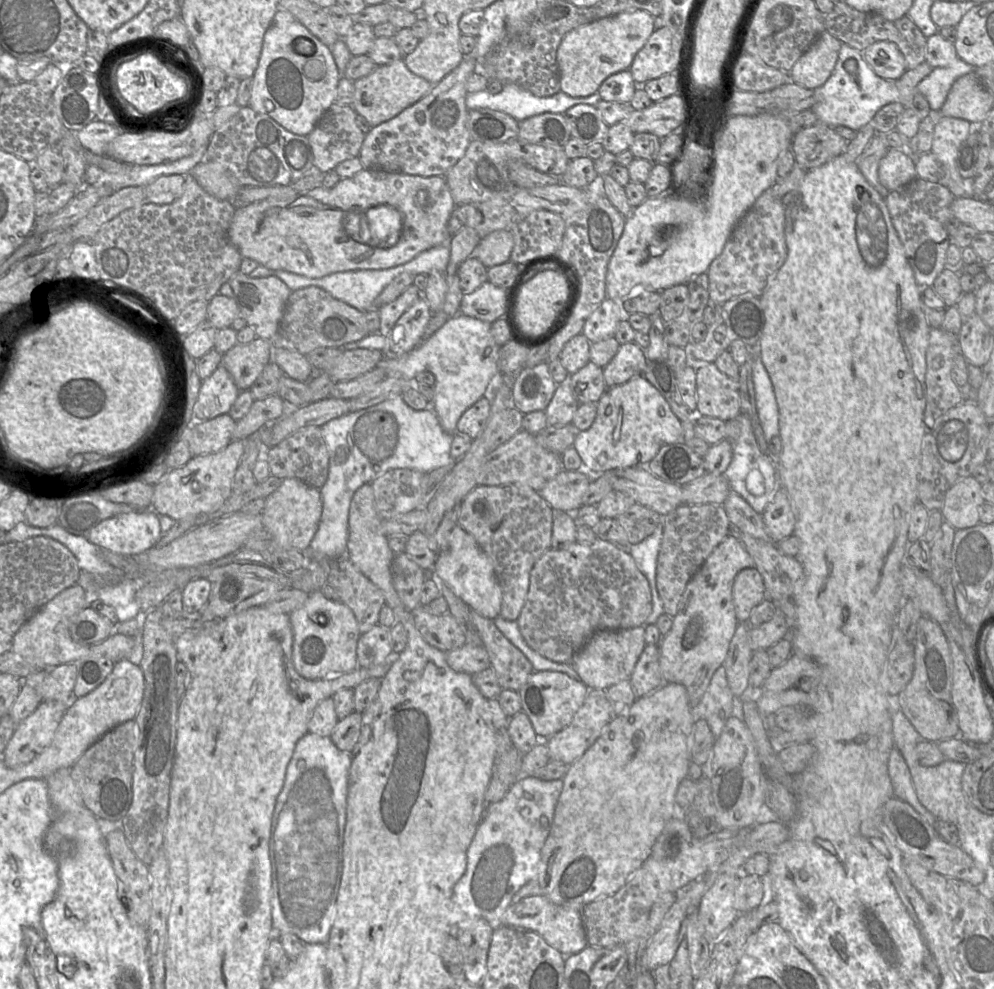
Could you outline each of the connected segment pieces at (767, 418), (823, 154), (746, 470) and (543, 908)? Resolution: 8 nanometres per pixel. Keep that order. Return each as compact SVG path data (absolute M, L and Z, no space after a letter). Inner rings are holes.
M757 354L753 362L752 381L757 417L768 443L775 436L779 436L779 410L772 382Z
M816 123L794 134L790 150L796 163L810 170L842 155L848 141L841 137L834 128L823 123Z
M741 414L735 419L740 424L740 435L733 443L732 460L723 476L726 478L731 492L740 495L754 511L762 515L765 507L780 487L777 466L772 463L766 453L759 450L750 420Z
M532 895L511 903L502 916L502 924L538 933L564 956L578 953L588 946L580 911L558 906L543 895Z

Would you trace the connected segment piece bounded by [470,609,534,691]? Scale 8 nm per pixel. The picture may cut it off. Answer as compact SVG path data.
M472 609L470 618L488 652L490 666L496 672L502 689L518 691L534 671L531 662L502 634L492 619Z

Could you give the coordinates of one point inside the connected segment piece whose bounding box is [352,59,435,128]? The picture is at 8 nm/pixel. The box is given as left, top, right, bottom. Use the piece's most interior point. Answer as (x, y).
(388, 90)

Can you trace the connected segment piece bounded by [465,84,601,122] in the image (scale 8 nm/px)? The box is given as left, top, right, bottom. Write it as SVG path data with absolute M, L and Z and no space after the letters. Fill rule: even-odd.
M503 84L498 94L487 90L468 93L466 107L468 110L489 108L509 114L518 122L542 113L564 114L569 108L578 104L596 106L601 100L596 92L587 97L571 97L562 91L550 97L537 97L515 84Z

